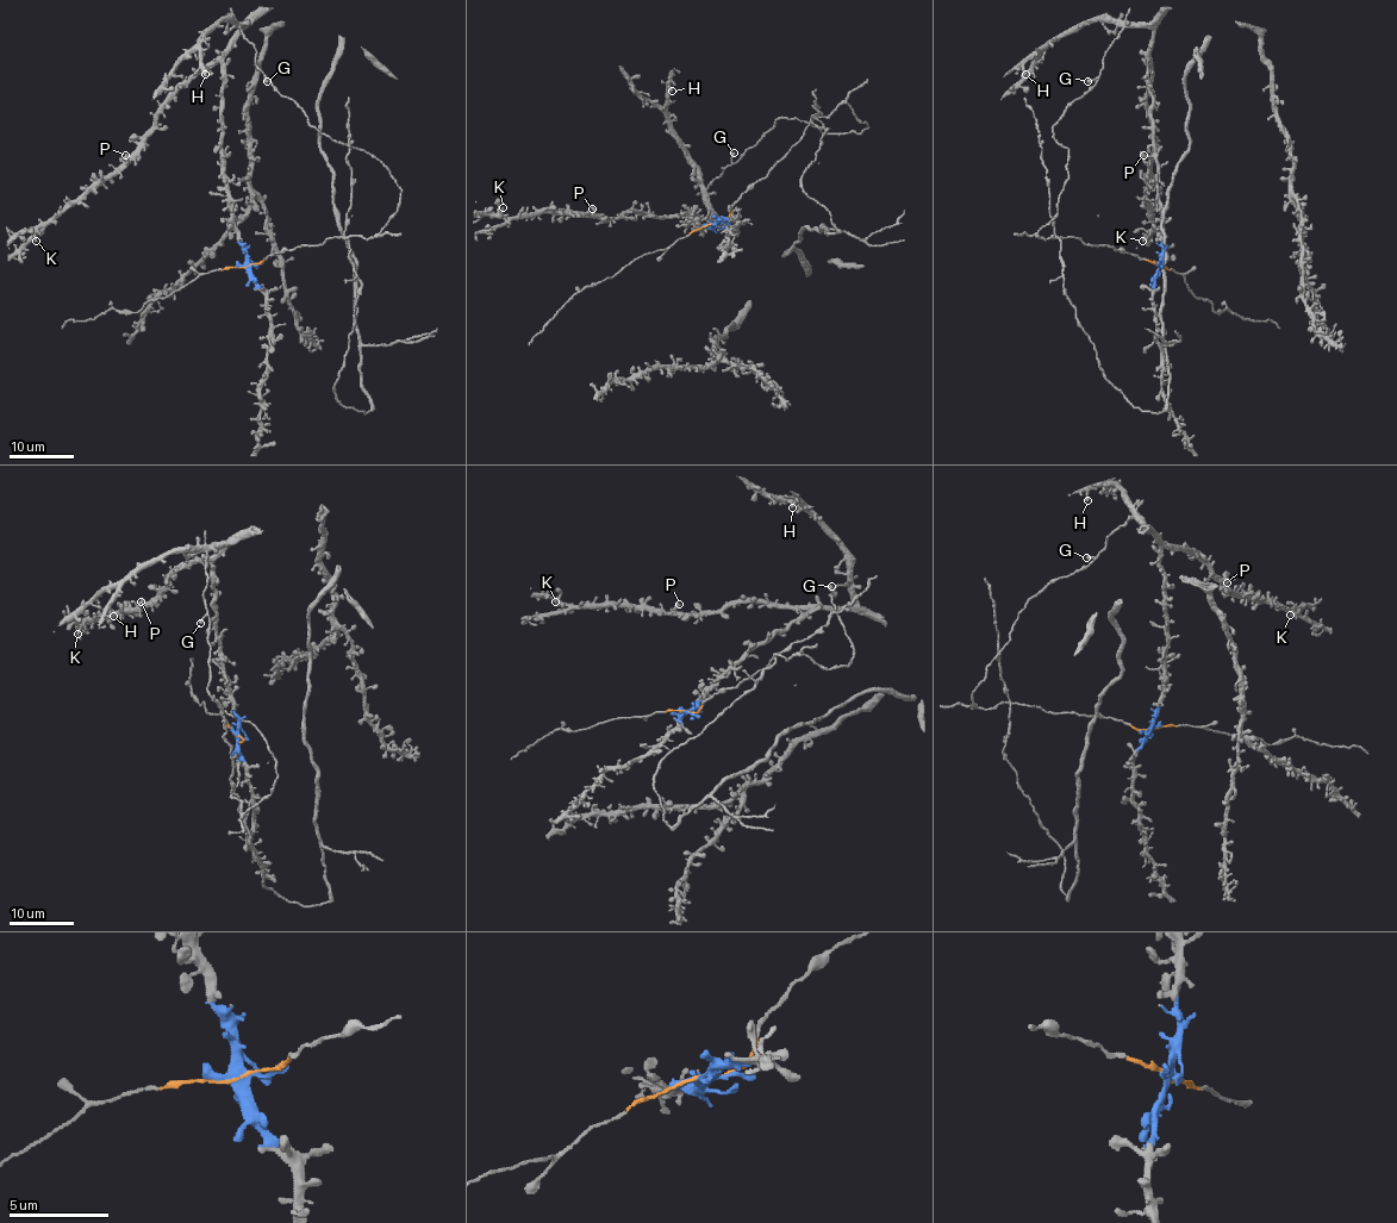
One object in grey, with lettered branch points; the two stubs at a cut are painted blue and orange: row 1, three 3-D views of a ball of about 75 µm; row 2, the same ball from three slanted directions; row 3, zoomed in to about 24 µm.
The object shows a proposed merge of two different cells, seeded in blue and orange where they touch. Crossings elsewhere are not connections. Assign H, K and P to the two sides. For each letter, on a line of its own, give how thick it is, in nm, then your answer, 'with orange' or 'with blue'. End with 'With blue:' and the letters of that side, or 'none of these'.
H: 320 nm | with blue
K: 180 nm | with blue
P: 360 nm | with blue
With blue: H, K, P

